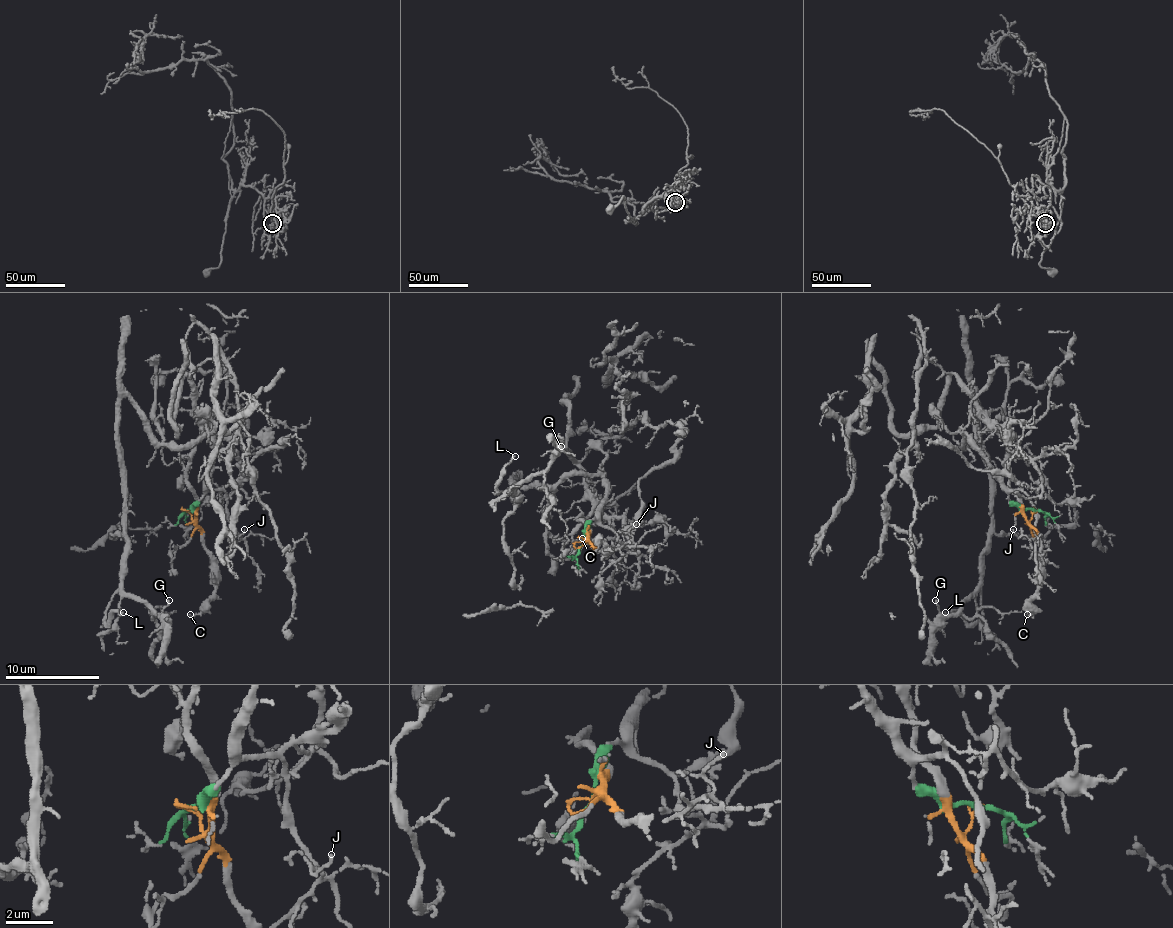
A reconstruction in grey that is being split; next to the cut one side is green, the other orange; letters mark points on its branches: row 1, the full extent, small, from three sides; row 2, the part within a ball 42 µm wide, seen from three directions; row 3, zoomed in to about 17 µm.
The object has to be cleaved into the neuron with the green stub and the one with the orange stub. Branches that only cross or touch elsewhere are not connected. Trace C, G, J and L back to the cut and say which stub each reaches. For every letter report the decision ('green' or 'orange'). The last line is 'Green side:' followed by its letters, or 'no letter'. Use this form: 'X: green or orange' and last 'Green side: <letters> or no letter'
C: orange
G: green
J: orange
L: green
Green side: G, L

